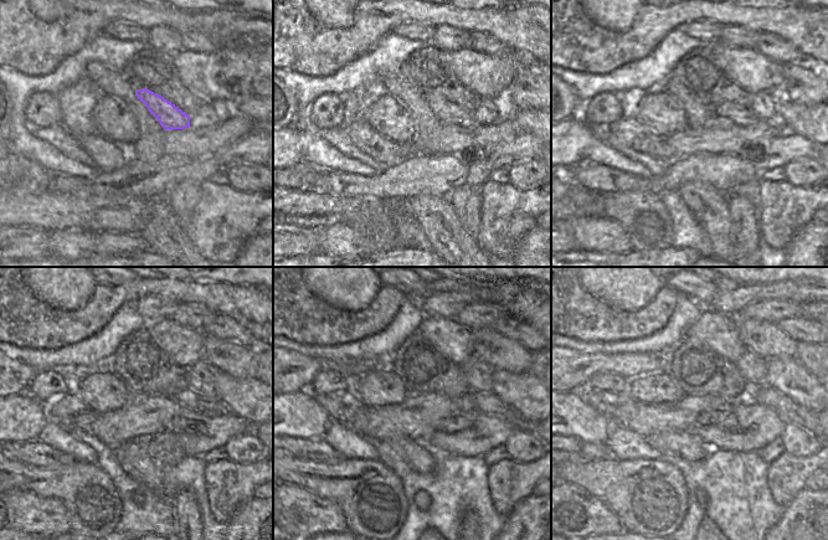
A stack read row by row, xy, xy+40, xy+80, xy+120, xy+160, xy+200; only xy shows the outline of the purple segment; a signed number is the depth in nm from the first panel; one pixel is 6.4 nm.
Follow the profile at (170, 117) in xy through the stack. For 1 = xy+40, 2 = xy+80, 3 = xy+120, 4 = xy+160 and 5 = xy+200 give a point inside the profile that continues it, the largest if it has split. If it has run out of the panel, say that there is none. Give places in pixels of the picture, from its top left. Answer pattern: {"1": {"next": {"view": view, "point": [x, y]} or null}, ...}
{"1": {"next": {"view": "xy+40", "point": [446, 112]}}, "2": {"next": {"view": "xy+80", "point": [742, 117]}}, "3": {"next": {"view": "xy+120", "point": [188, 396]}}, "4": {"next": {"view": "xy+160", "point": [487, 402]}}, "5": {"next": {"view": "xy+200", "point": [792, 414]}}}

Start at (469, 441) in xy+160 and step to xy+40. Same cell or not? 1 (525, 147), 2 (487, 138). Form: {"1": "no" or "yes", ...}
{"1": "yes", "2": "no"}

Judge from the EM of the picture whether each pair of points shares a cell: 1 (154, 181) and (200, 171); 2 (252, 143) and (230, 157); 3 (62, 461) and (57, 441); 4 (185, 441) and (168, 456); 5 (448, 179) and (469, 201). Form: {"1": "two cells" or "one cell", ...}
{"1": "one cell", "2": "one cell", "3": "two cells", "4": "two cells", "5": "two cells"}

